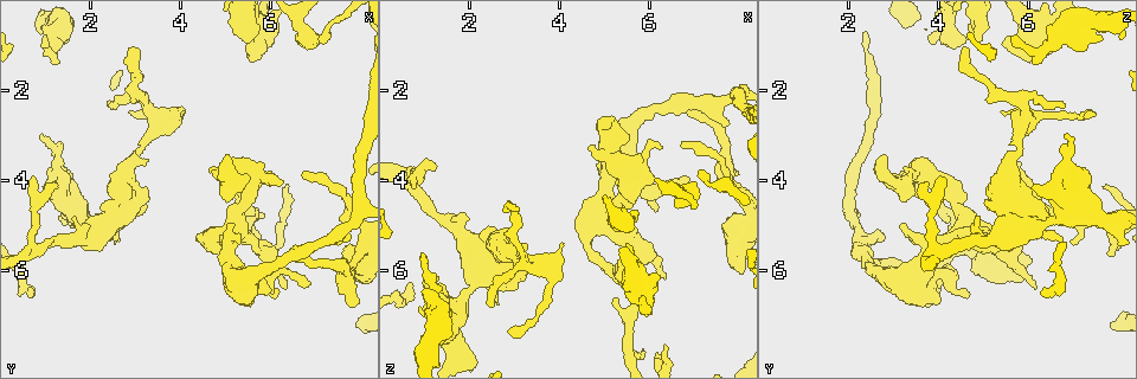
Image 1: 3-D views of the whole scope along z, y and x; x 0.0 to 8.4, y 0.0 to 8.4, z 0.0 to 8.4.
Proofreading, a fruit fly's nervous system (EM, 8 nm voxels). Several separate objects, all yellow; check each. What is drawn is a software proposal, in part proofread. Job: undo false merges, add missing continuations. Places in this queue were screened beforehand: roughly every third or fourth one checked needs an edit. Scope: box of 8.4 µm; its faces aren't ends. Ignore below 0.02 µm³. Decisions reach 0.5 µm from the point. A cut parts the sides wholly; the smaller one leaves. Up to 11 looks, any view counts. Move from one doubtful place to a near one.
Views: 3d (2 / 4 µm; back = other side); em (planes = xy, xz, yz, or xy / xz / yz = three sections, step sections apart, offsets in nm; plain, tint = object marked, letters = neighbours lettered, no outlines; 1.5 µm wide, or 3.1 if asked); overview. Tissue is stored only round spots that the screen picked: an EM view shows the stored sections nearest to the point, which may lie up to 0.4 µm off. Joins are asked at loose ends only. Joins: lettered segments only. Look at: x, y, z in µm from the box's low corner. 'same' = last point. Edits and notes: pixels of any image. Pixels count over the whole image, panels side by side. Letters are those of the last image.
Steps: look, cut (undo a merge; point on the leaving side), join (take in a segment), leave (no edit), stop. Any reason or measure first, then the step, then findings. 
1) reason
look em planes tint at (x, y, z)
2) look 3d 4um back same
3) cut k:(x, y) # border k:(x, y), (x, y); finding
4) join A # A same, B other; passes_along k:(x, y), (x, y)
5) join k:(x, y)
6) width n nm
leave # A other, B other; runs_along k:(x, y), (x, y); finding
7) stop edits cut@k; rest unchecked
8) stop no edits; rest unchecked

an open end
look em yz step 8 letters at (1.70, 4.85, 4.85)

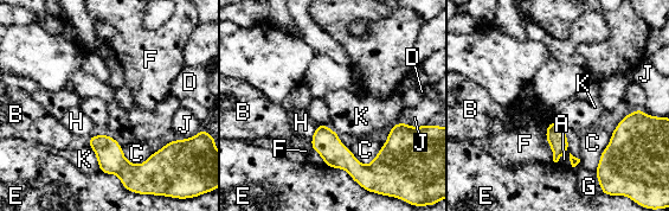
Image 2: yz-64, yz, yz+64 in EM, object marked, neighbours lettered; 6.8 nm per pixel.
look em planes letters same

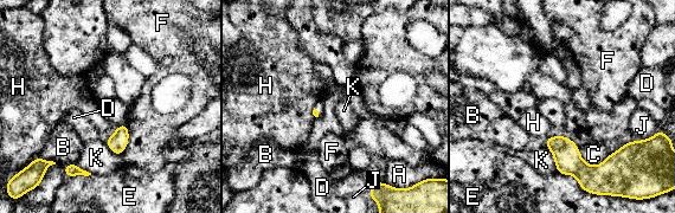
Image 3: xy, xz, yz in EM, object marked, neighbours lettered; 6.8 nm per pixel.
leave # A other, B other, C other, D other, E other, F other, H other, J other, K other; border 3:(119, 126), (114, 133); none of them fits

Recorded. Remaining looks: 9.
an open end
look em planes plain at (5.30, 3.70, 5.75)

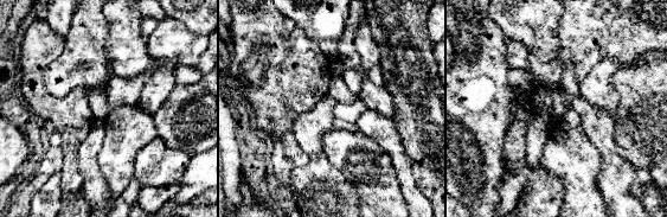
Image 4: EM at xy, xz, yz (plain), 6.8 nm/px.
look em planes letters same

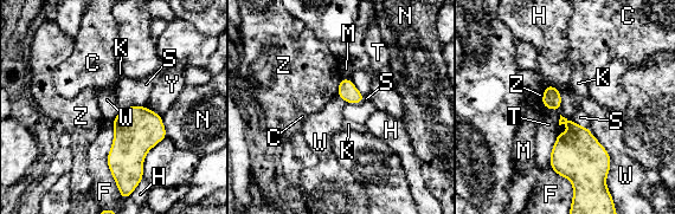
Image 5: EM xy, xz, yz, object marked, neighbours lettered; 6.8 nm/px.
longest_contact F 220 nm
leave # C other, F other, H other, K other, M other, N other, S other, T other, W other, Y other, Z other; border 5:(342, 78), (338, 85), (336, 95); no lettered segment goes on from it

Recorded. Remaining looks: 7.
an open end
look em planes letters at (2.55, 2.35, 6.85)

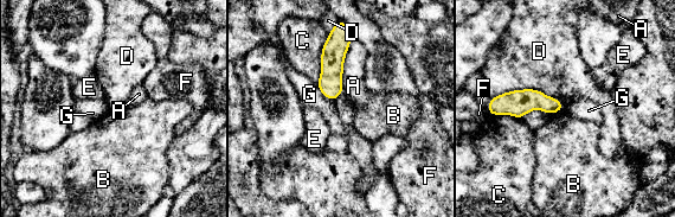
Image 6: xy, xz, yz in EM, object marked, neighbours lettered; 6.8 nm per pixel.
leave # A other, B other, C other, D other, E other, F other, G other; runs_along 6:(347, 34), (333, 52), (330, 96); none of them fits

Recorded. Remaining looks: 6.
free end
look 3d 4um back at (4.05, 2.55, 5.35)

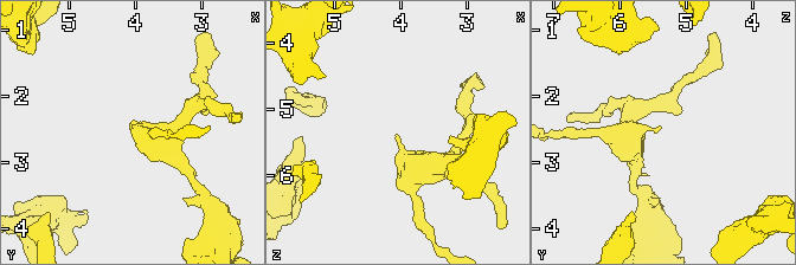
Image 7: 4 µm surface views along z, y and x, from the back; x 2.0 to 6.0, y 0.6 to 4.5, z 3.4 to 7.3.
shape alone is not enough
look em planes tint at (4.10, 2.50, 5.40)

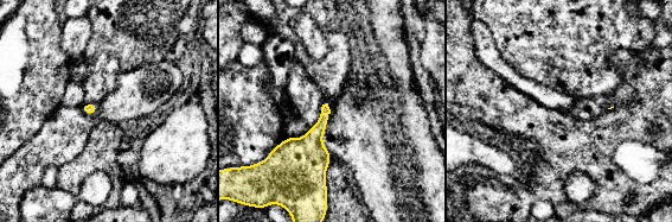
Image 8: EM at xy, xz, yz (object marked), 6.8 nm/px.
what lies round it
look em planes letters same

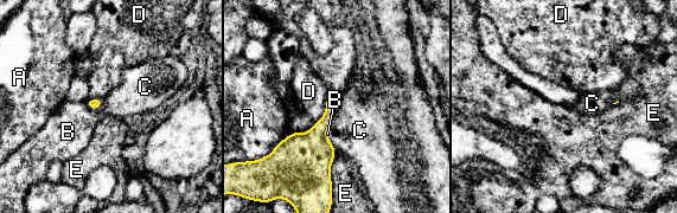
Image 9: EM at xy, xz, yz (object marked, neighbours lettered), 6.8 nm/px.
leave # A other, B other, C other, D other, E other; border 9:(327, 137), (336, 149); no lettered segment goes on from it

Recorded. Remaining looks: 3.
stop no edits; rest unchecked

